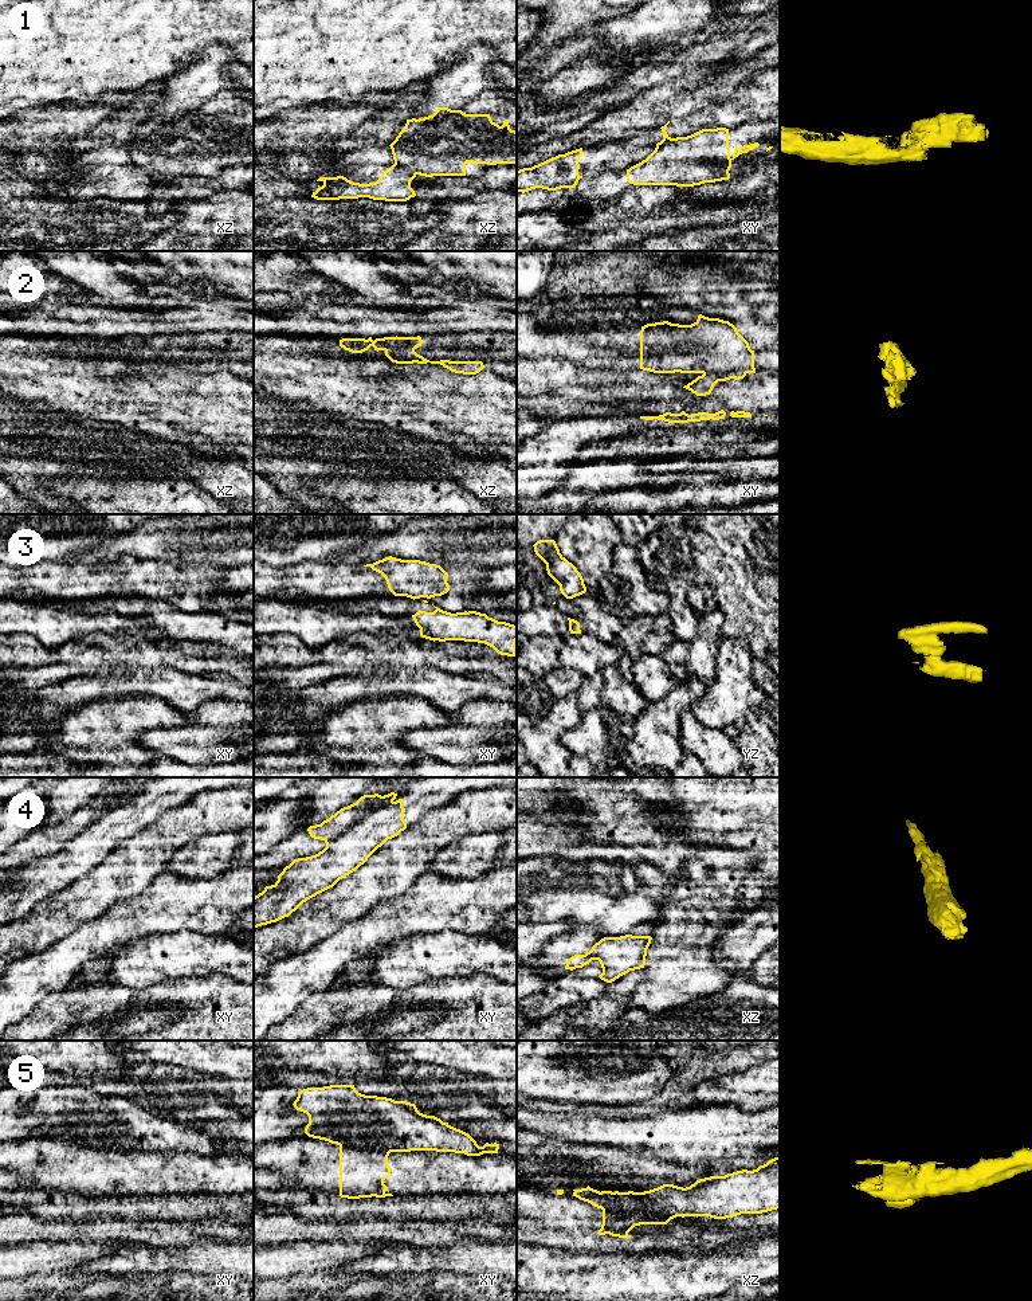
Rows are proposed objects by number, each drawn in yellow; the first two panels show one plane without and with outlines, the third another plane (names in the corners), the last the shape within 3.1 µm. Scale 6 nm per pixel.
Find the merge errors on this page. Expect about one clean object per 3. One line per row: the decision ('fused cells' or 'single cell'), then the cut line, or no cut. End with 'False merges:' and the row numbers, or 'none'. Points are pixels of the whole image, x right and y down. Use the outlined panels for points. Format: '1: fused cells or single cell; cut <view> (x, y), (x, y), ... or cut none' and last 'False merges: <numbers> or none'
1: fused cells; cut xz (395, 161), (415, 175)
2: fused cells; cut xy (745, 372), (726, 371), (703, 375)
3: fused cells; cut xy (411, 596), (415, 598)
4: fused cells; cut xy (392, 800), (368, 811), (326, 845)
5: fused cells; cut xz (603, 1209), (626, 1213), (634, 1219), (643, 1217), (655, 1223)
False merges: 1, 2, 3, 4, 5

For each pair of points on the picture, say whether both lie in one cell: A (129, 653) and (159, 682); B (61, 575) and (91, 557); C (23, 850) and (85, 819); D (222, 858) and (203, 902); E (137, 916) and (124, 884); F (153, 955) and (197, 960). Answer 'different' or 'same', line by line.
A: different
B: different
C: same
D: different
E: different
F: same

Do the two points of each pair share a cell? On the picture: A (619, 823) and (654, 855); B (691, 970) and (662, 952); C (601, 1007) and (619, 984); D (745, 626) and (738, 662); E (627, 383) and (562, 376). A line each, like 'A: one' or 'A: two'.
A: one
B: one
C: one
D: two
E: one

